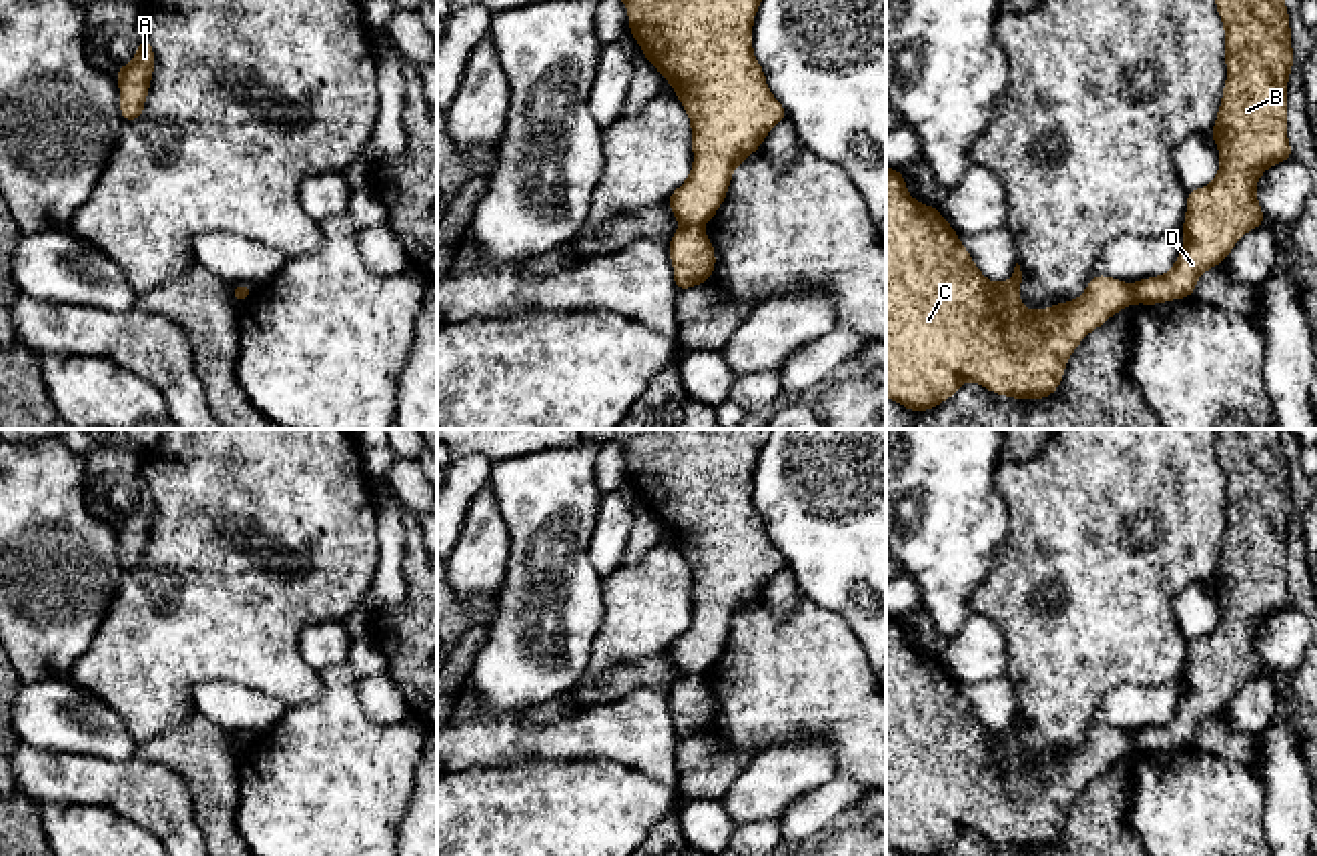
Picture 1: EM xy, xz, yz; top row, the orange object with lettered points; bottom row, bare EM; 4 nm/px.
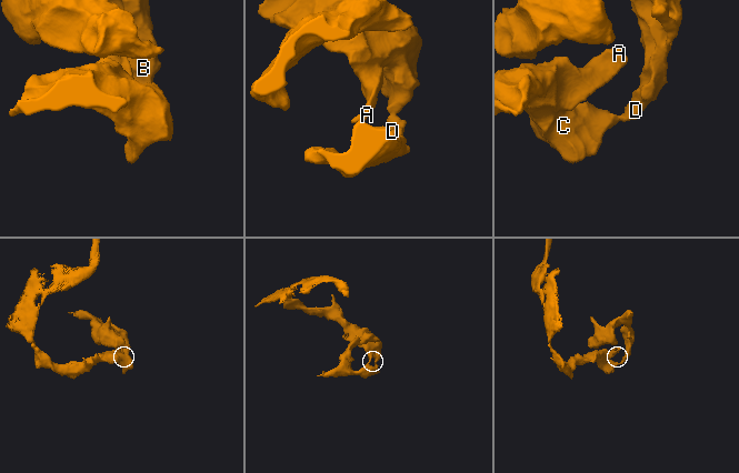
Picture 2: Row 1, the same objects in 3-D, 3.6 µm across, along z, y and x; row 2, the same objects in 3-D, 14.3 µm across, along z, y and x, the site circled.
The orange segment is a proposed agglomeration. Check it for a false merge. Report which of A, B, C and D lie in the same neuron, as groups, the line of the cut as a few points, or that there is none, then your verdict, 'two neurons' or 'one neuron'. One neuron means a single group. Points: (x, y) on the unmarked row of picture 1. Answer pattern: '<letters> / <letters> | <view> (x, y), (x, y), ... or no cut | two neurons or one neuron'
A C / B D | xz (682, 672), (700, 674) | two neurons

